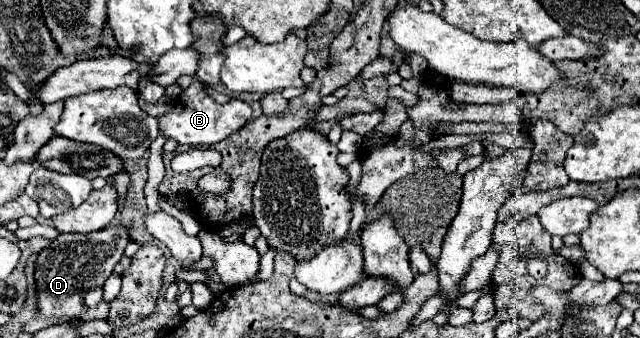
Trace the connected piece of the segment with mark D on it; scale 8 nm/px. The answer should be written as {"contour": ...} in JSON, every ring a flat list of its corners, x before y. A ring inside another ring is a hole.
{"contour":[[123,225,101,229,99,233,61,233,35,261,37,315,39,317,73,317,81,319,87,311,83,301,89,289,101,287,111,275,115,263,123,257,129,233]]}

